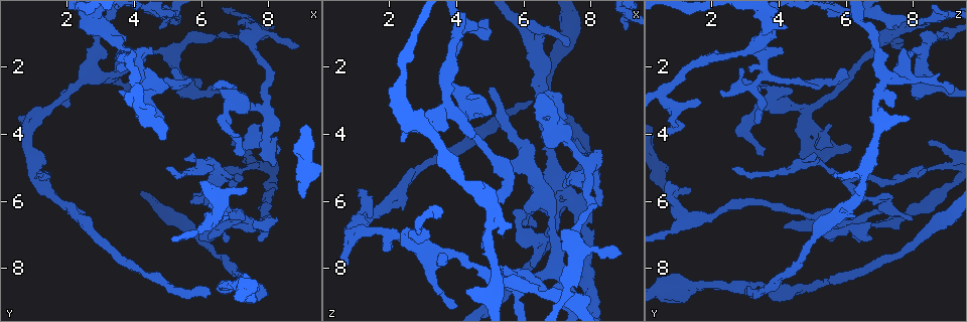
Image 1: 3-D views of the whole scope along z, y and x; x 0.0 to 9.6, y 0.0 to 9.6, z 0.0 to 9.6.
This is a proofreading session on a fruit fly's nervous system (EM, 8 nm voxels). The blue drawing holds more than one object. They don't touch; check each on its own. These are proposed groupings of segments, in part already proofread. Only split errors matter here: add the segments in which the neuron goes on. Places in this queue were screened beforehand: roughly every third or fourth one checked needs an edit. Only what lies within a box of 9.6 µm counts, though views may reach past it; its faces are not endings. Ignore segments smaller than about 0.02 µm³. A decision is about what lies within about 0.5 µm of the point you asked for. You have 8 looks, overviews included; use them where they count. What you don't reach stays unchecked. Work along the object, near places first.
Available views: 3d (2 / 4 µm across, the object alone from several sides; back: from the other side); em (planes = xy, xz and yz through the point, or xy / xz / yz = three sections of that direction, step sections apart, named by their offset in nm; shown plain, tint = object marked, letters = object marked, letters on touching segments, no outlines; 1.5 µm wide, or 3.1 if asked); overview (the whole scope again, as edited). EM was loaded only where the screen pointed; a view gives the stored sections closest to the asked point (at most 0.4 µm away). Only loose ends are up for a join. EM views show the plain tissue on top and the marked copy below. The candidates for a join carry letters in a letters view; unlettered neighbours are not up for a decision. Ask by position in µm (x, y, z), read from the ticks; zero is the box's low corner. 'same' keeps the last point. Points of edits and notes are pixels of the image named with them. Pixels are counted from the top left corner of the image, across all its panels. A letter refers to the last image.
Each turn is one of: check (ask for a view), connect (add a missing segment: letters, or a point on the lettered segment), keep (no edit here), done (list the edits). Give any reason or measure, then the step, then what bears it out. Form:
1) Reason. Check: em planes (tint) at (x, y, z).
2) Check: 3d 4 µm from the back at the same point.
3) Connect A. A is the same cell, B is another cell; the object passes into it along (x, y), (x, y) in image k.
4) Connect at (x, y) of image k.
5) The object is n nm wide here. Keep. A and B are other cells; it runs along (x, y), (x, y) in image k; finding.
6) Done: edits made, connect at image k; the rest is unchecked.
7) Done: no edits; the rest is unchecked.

Check: 3d 2 µm at (9.05, 5.90, 0.80).

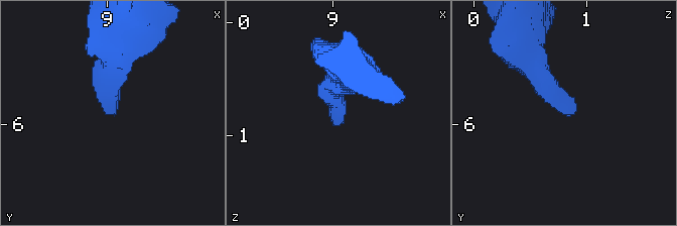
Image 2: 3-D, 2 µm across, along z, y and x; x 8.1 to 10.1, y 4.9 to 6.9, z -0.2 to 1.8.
Now the EM. Check: em xz step 4 (tint) at (9.02, 5.94, 0.82).

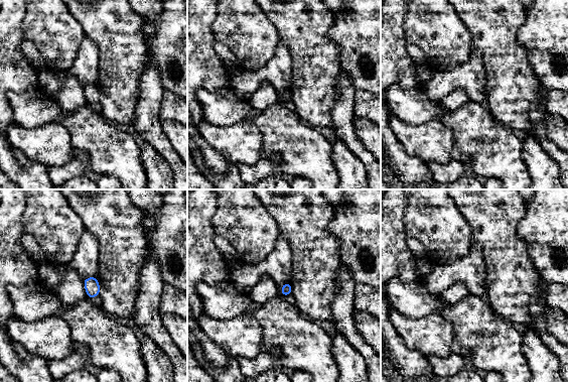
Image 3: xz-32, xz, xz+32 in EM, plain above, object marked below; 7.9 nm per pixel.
Check: em planes (letters) at the same point.

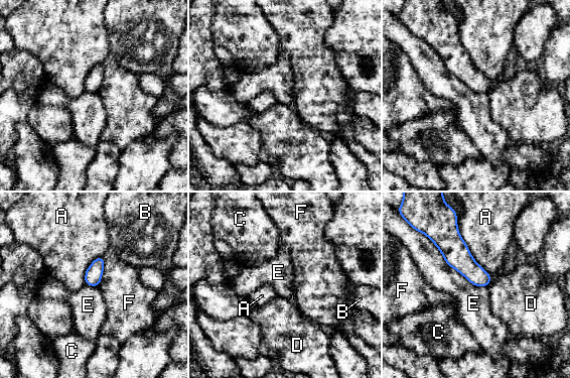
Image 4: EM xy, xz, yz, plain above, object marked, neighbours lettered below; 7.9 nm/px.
Keep. A, B, C, D, E and F are other cells; a border runs along (429, 239), (450, 266), (486, 286) in image 4; no lettered segment goes on from it.

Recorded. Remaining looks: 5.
Branch stops here. Check: em planes (letters) at (3.60, 2.80, 2.20).

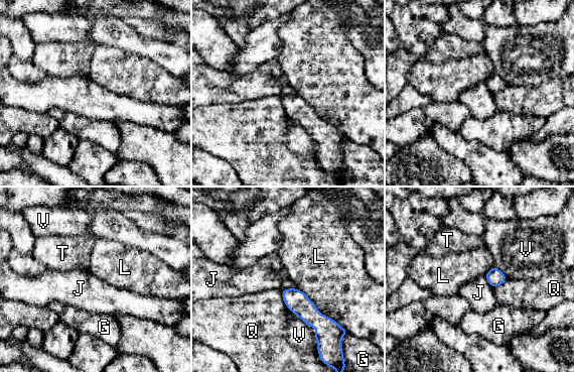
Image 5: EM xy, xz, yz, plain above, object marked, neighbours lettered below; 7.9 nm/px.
The longest contact is with L, 500 nm. Keep. G, J, L, Q, T and V are other cells; it runs along (284, 292), (321, 324), (332, 324) in image 5; none of them fits.

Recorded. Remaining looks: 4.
Branch stops here. Check: em planes (letters) at (0.75, 3.55, 7.90).

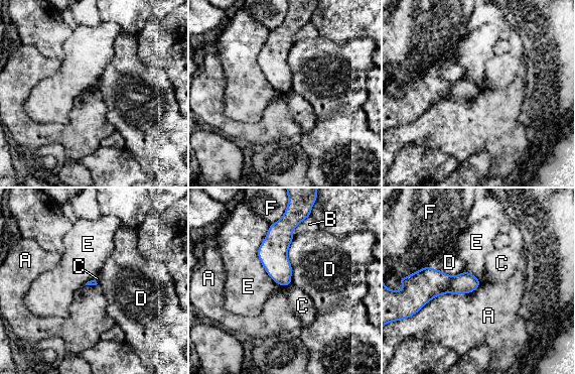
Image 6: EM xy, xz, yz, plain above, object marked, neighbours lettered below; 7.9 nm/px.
Keep. A, B, C, D, E and F are other cells; a border runs along (481, 282), (438, 294), (415, 314) in image 6; none of them fits.

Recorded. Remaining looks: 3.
Done: no edits; the rest is unchecked.

